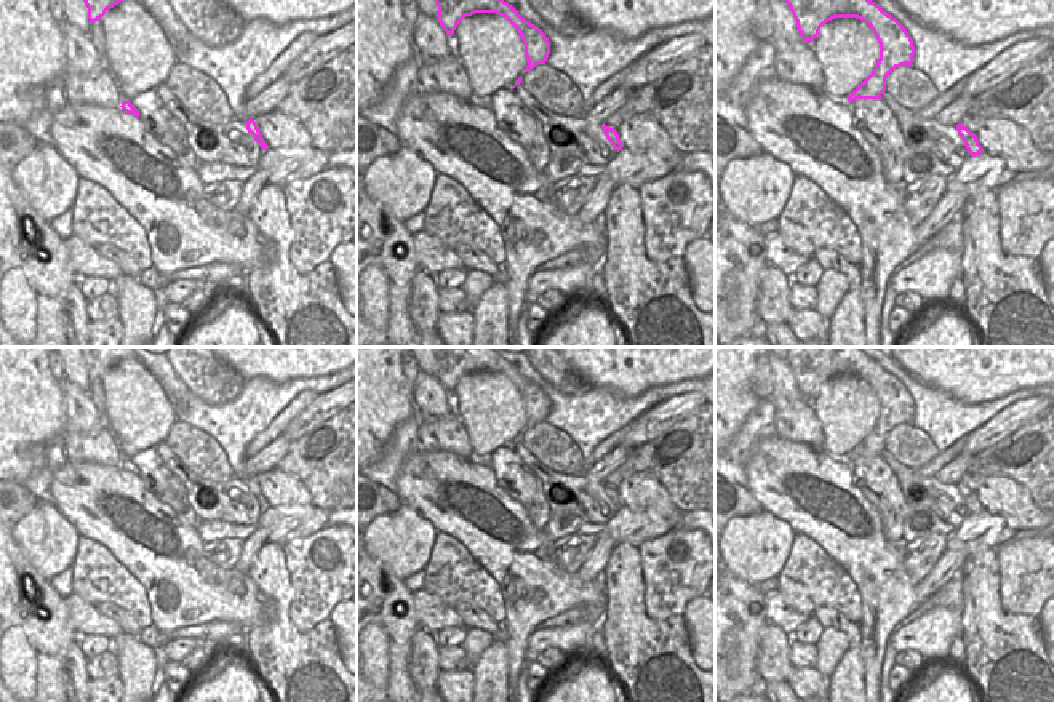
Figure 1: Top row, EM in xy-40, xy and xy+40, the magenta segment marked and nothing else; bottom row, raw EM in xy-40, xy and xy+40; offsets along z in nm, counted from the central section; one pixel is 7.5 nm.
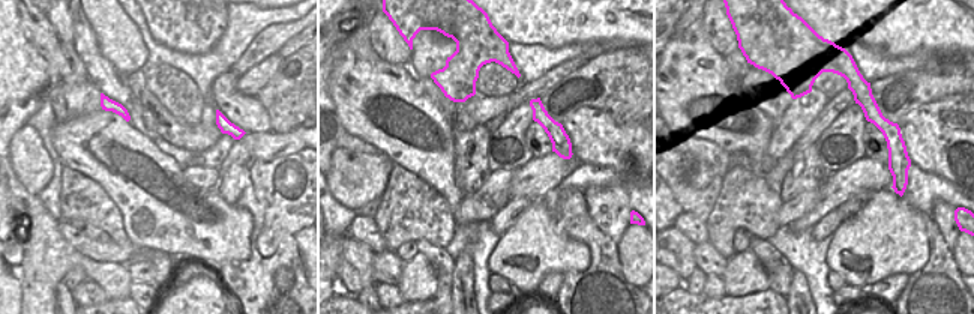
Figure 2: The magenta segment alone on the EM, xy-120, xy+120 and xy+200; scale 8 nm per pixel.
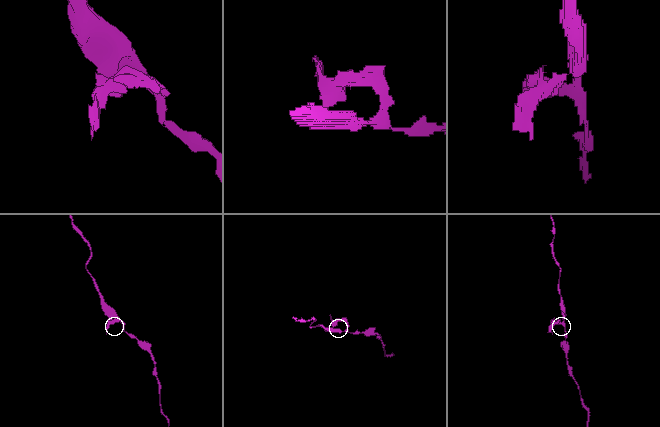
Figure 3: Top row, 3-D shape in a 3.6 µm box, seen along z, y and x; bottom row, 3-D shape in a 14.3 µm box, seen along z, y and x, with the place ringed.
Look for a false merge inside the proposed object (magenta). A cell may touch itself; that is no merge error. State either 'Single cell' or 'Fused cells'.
Fused cells

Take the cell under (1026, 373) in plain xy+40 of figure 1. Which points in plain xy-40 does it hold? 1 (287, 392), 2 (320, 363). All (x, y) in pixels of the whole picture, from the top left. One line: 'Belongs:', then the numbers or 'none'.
Belongs: 2

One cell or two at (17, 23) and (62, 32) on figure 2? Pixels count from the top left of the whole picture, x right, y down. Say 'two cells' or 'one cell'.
two cells

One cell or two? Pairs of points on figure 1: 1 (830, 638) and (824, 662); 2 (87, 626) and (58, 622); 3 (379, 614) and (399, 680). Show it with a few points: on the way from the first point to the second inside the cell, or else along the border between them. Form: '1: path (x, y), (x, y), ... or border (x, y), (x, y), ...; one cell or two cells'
1: path (830, 645), (829, 656); one cell
2: border (63, 598), (72, 627), (80, 635); two cells
3: path (395, 630), (399, 634), (399, 664); one cell

